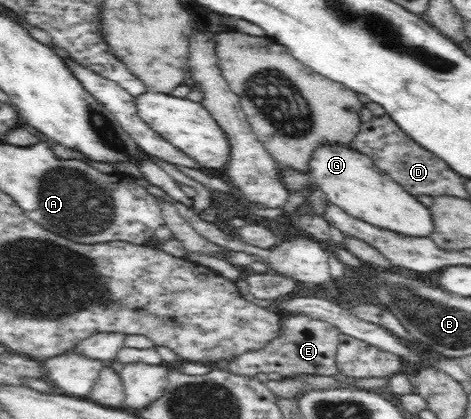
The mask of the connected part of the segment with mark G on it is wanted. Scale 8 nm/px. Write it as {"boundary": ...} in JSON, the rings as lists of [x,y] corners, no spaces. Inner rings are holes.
{"boundary":[[[323,144],[308,159],[311,181],[321,189],[337,207],[350,216],[381,229],[403,233],[404,236],[428,237],[434,231],[431,213],[390,175],[376,167],[368,155],[363,155],[349,145]]]}

